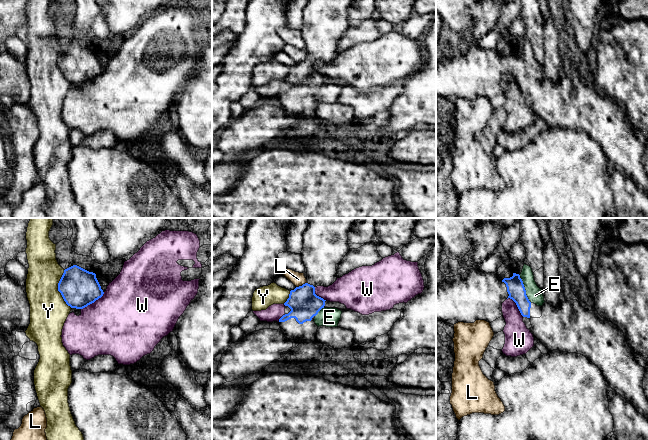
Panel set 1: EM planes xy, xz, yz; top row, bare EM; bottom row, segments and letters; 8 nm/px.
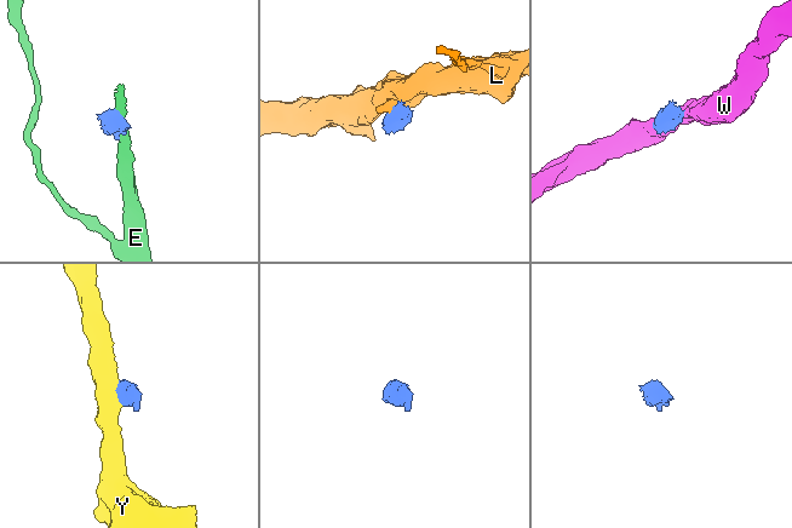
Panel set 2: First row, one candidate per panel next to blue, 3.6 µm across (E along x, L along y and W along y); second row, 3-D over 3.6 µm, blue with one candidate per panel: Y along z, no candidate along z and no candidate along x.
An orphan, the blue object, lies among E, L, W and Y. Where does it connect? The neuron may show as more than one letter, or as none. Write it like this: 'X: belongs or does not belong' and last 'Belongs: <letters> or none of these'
E: does not belong
L: does not belong
W: does not belong
Y: does not belong
Belongs: none of these

